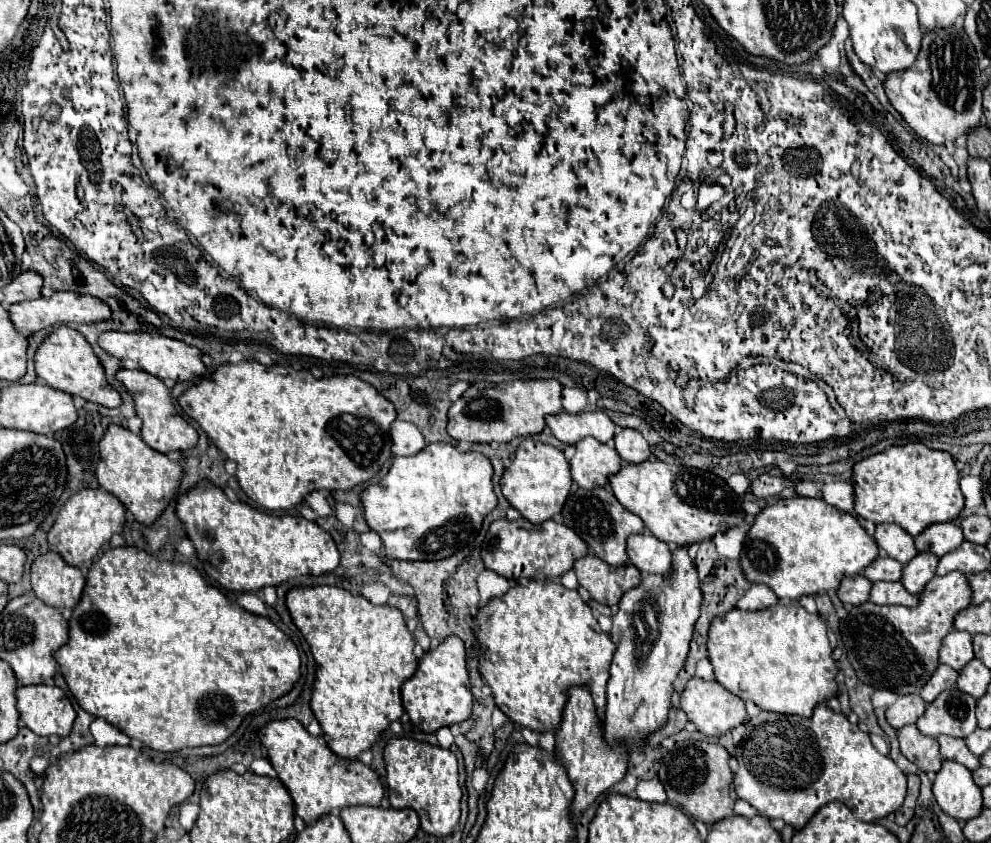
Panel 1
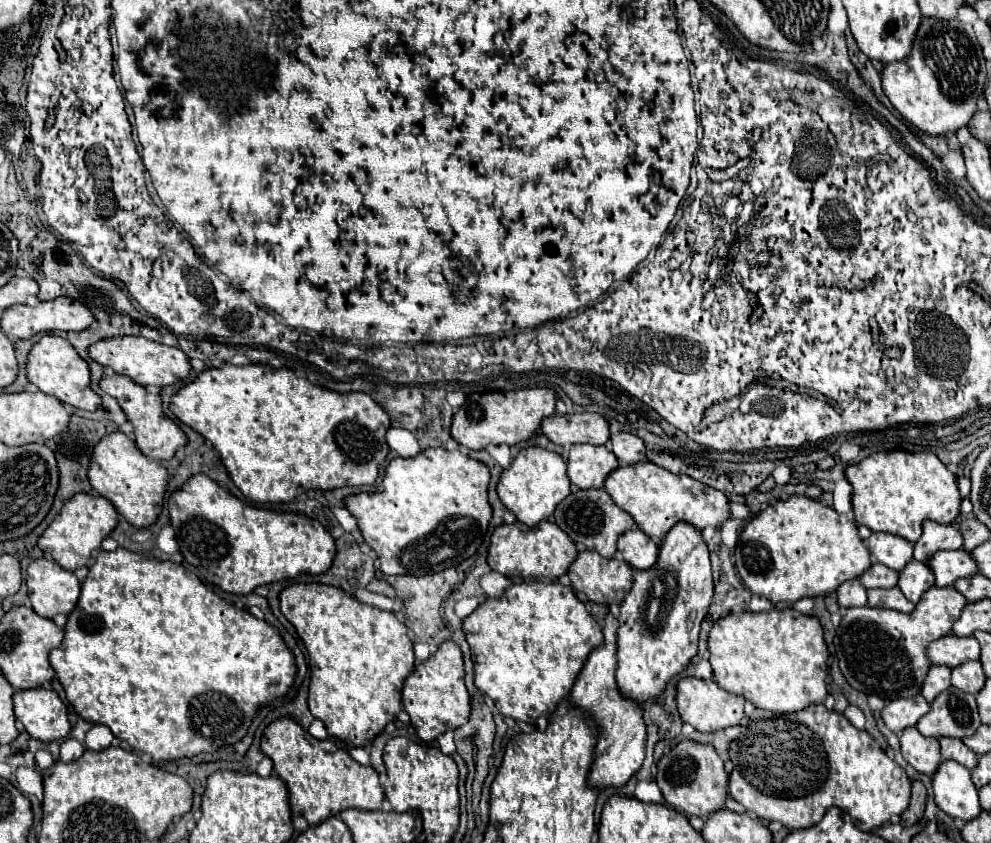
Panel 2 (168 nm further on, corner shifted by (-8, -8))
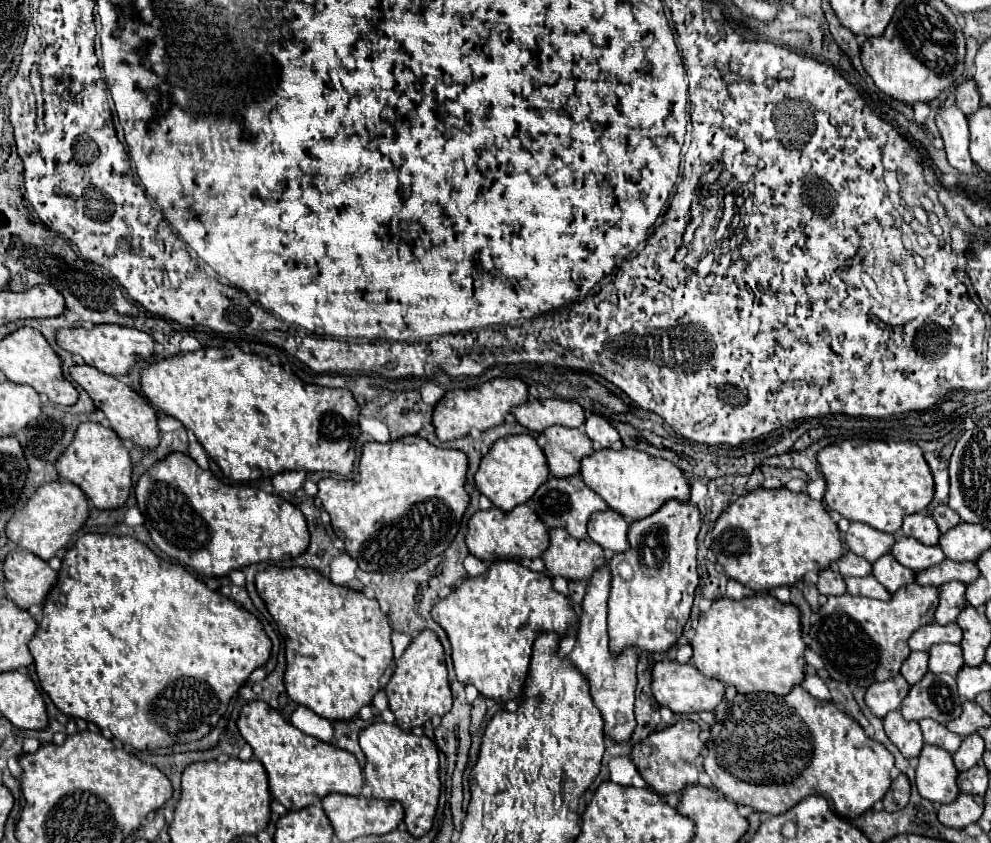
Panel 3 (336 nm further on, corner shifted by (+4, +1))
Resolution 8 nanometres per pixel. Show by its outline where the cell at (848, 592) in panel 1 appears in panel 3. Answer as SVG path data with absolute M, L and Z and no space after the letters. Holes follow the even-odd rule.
M826 569L820 573L818 579L818 591L822 595L844 595L846 593L846 583L838 571Z

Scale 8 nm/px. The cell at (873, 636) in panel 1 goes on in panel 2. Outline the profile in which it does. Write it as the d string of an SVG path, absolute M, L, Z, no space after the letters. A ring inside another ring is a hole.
M932 586L922 594L920 602L910 614L870 606L848 608L834 636L840 672L854 690L864 694L876 694L884 700L912 698L920 694L920 686L930 668L930 660L926 658L926 646L932 640L950 634L954 620L958 620L966 604L966 598L952 586Z

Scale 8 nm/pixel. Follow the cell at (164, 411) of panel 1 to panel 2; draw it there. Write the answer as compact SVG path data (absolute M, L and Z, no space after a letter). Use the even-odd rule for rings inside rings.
M102 376L100 378L100 388L110 394L112 398L118 400L120 408L124 410L128 422L134 426L134 436L136 436L136 446L138 450L150 458L150 460L170 460L174 458L174 452L178 446L186 444L186 434L164 414L162 410L162 400L160 394L156 392L148 392L142 386L136 386L130 378L126 376Z

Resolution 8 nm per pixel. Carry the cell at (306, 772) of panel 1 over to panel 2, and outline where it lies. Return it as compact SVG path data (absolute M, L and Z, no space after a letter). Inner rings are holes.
M278 718L266 726L262 736L262 752L274 762L274 772L288 788L292 814L304 816L310 826L320 824L346 808L378 810L384 800L378 772L372 766L358 764L344 748L330 740L318 742L290 718Z

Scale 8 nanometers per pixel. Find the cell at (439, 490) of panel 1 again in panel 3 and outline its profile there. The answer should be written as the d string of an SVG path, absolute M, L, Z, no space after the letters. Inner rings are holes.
M410 435L390 443L366 443L362 447L358 477L352 481L322 479L318 483L318 497L322 507L330 513L332 527L342 535L346 543L346 553L352 555L362 571L410 571L426 563L432 557L442 555L454 541L464 511L470 505L470 495L466 491L466 471L468 457L458 449L434 447L420 435Z

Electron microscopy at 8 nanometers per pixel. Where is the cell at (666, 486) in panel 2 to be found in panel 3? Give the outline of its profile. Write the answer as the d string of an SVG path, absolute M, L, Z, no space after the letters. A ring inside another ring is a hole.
M600 449L582 459L580 467L584 483L598 493L610 509L622 513L628 521L638 521L656 513L666 501L678 499L682 503L690 501L690 481L680 467L672 461L650 457L644 451L636 449Z

